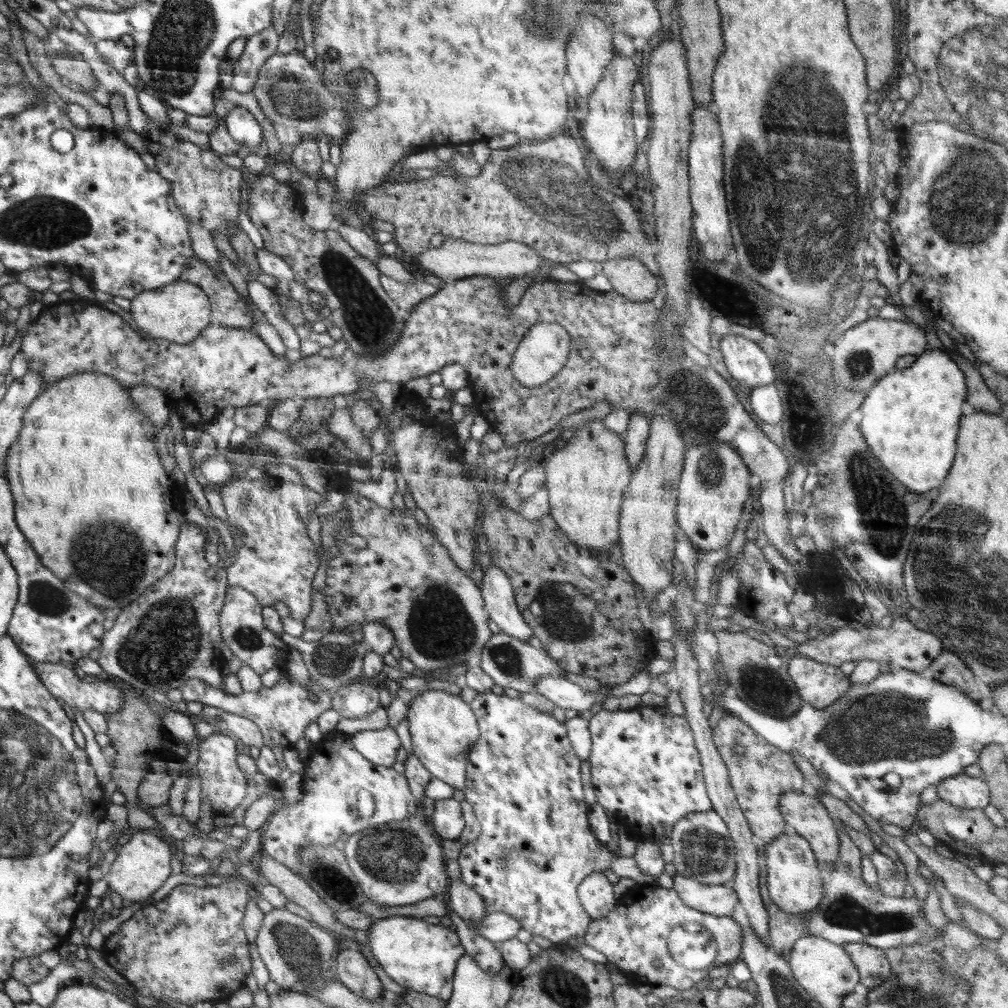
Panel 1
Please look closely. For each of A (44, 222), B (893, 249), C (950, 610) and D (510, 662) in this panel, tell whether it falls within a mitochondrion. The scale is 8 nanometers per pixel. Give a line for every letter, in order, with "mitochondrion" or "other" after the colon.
A: mitochondrion
B: other
C: mitochondrion
D: mitochondrion

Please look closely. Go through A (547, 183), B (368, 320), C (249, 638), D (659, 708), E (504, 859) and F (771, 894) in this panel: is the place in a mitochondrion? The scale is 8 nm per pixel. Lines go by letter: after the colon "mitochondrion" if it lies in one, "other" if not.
A: mitochondrion
B: mitochondrion
C: mitochondrion
D: other
E: mitochondrion
F: other

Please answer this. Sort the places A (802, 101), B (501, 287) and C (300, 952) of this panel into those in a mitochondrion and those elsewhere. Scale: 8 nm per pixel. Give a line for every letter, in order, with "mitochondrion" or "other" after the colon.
A: mitochondrion
B: other
C: mitochondrion

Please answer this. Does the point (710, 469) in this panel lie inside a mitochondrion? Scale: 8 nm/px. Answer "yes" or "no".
yes

